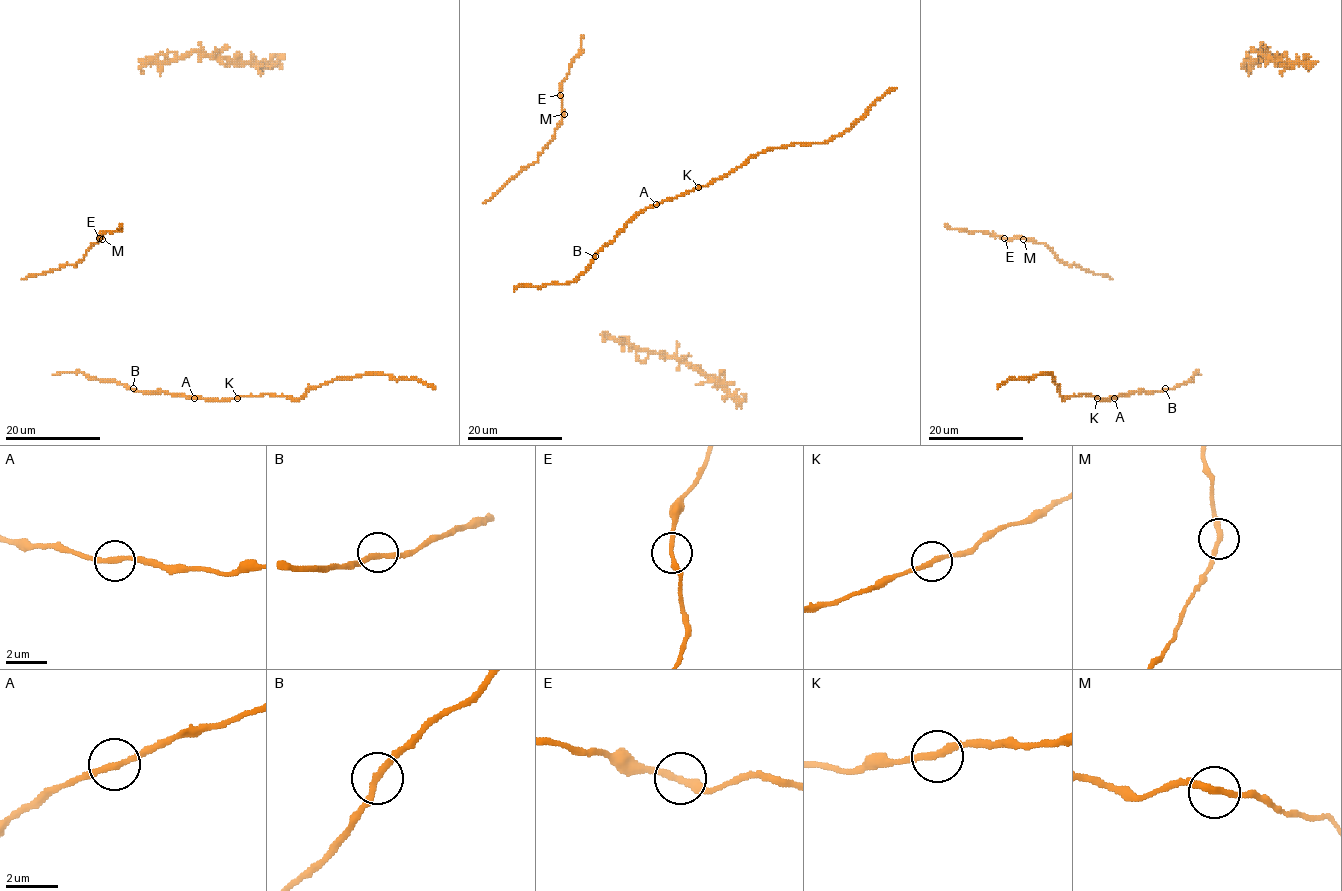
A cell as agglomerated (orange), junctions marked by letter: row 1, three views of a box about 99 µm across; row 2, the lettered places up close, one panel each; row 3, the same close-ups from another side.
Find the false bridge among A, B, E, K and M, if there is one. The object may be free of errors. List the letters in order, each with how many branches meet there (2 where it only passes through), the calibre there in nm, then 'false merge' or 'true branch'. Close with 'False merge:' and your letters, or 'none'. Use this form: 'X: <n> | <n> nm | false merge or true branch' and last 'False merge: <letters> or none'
A: 2 | 240 nm | true branch
B: 2 | 240 nm | true branch
E: 2 | 260 nm | true branch
K: 2 | 260 nm | true branch
M: 2 | 240 nm | true branch
False merge: none

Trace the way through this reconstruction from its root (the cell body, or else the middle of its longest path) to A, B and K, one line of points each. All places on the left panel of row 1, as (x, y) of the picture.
A: (79, 370), (100, 380), (115, 380), (137, 391), (168, 392), (194, 398)
B: (79, 370), (91, 377), (115, 380), (133, 388)
K: (79, 370), (100, 380), (115, 380), (137, 391), (217, 400), (237, 398)

